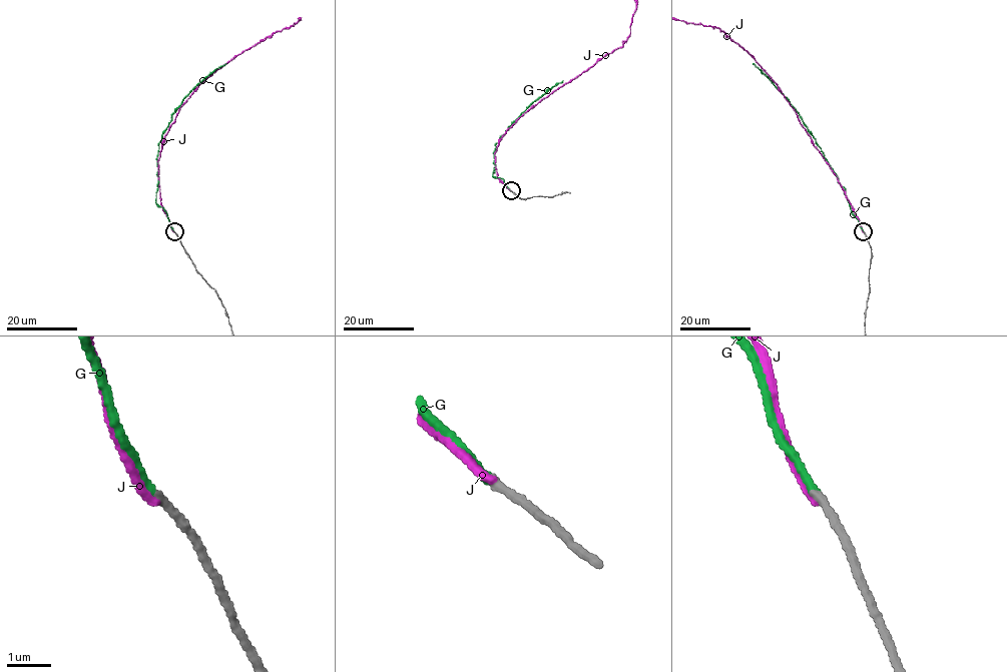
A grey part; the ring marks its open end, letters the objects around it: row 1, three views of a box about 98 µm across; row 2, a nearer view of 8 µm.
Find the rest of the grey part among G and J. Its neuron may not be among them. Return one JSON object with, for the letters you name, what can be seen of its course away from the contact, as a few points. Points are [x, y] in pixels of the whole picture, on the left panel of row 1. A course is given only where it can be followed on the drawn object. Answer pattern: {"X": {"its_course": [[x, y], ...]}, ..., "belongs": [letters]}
{"G": {"its_course": [[173, 231], [165, 211], [156, 202], [158, 142], [182, 99], [225, 63]]}, "belongs": ["G"]}

